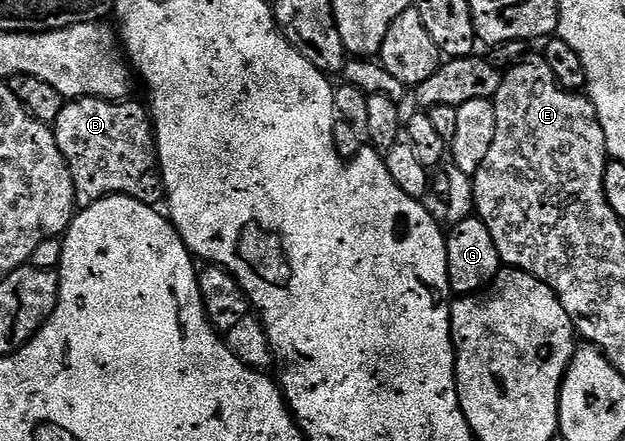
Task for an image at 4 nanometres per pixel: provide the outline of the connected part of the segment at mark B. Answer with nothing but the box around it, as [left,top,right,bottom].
[51,99,167,207]

